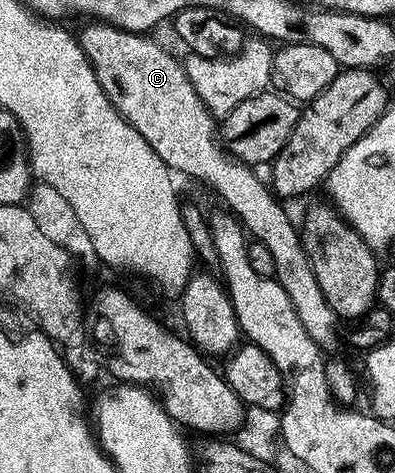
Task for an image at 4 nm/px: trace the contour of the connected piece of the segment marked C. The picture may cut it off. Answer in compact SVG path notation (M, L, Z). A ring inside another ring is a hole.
M91 22L87 26L83 33L78 33L77 41L94 69L100 91L110 105L149 144L172 173L181 172L210 184L246 233L263 244L272 255L275 267L273 278L285 294L289 294L289 302L309 338L313 338L320 349L333 347L339 340L335 333L337 317L317 286L317 278L298 229L291 228L291 220L281 208L281 202L273 192L269 192L270 187L261 182L254 173L256 171L218 148L219 144L215 141L216 121L188 80L184 65L146 35L126 32L100 22Z

